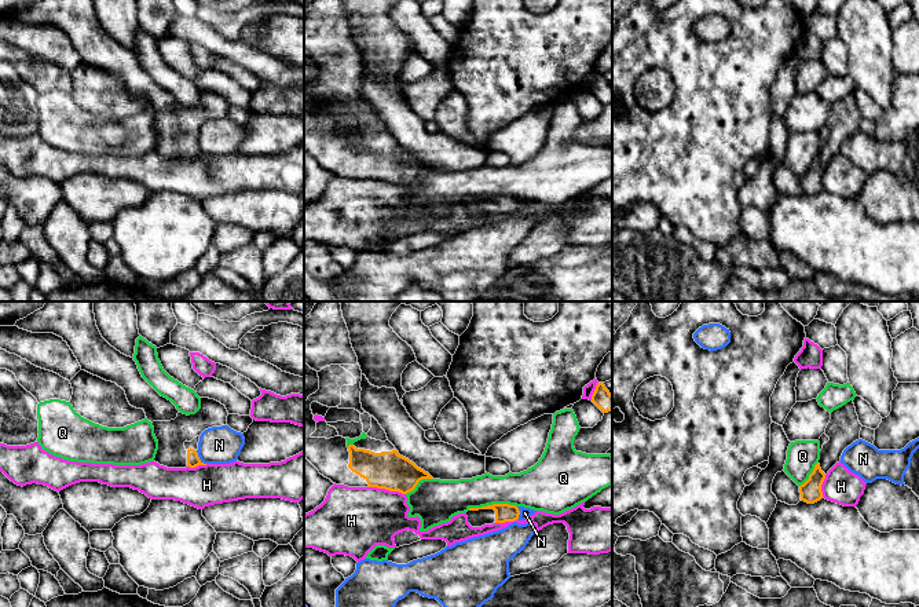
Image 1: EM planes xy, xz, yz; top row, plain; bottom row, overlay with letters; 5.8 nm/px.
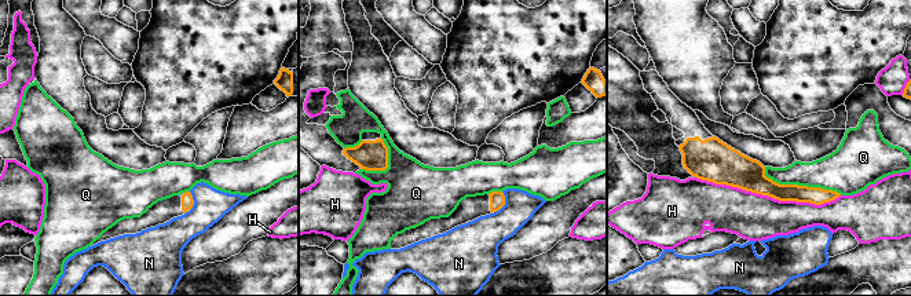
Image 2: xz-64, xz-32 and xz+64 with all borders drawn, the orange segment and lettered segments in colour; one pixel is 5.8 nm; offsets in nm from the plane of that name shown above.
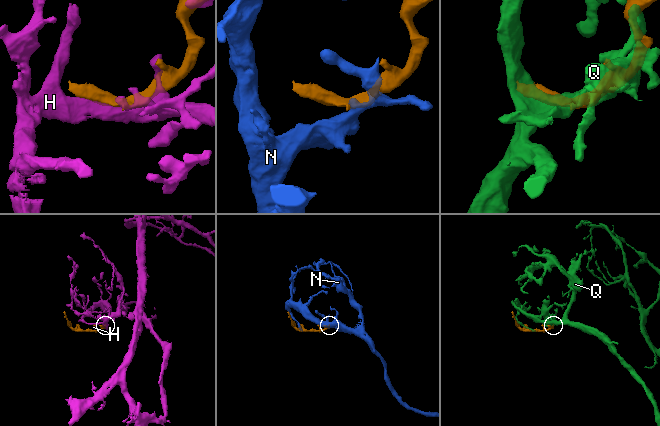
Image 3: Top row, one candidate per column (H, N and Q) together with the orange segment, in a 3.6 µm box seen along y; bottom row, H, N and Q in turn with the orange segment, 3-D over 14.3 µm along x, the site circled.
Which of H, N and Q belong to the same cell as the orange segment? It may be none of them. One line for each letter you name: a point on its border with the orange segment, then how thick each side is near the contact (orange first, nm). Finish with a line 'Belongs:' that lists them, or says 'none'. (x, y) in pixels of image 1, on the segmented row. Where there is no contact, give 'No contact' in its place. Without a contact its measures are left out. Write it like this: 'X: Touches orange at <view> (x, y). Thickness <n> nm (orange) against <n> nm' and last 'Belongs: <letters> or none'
Belongs: none

